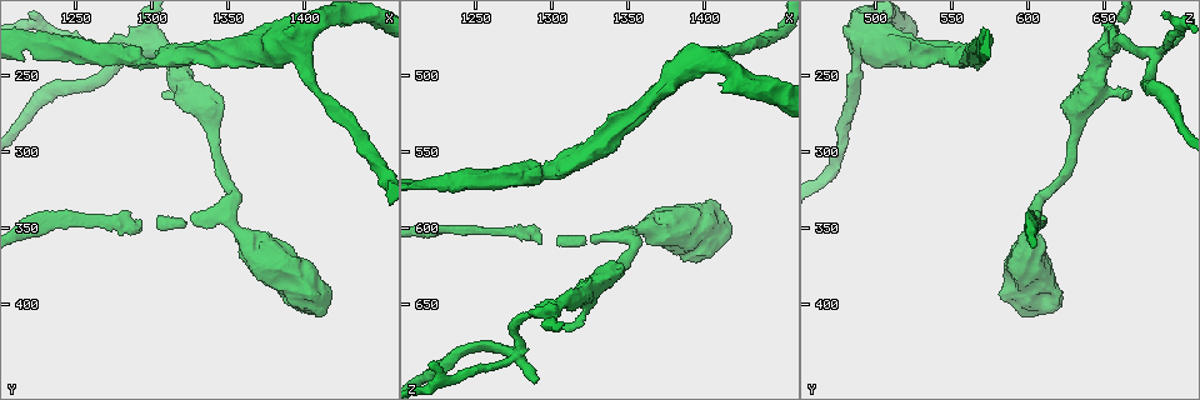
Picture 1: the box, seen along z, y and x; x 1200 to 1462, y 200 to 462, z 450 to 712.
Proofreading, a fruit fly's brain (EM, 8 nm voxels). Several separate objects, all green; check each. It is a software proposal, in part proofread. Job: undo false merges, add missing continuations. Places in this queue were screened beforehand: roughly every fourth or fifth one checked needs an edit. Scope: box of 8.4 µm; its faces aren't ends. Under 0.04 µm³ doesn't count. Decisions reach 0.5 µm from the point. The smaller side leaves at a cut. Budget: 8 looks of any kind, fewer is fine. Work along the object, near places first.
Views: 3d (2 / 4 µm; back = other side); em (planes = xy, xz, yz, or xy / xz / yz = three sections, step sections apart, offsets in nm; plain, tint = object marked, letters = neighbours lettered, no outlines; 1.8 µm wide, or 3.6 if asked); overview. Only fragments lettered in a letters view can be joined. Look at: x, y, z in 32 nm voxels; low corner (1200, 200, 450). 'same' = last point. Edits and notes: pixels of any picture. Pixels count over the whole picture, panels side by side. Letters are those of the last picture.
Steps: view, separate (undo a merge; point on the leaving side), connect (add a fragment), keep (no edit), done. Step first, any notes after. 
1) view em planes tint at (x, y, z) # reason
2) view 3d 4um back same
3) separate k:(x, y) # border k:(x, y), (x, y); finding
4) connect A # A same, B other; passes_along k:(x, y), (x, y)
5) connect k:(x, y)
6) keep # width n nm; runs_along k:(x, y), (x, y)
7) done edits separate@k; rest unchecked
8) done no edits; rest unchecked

view em xy step 16 tint at (1366, 218, 516) # thick end

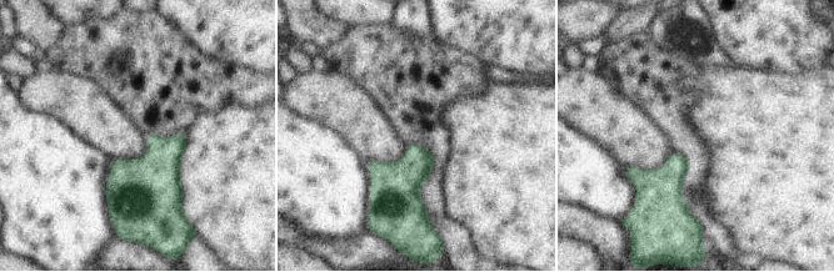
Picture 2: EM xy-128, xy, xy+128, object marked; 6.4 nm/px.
view em planes letters same # another direction

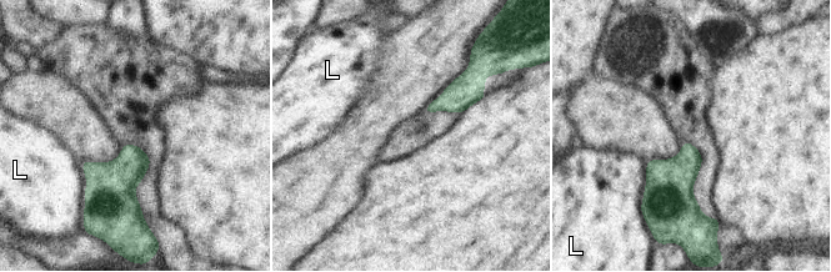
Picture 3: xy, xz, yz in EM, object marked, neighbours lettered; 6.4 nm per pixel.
keep # L other; no lettered fragment goes on from it

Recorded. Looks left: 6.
view 3d 2um at (1280, 238, 680) # arms part here

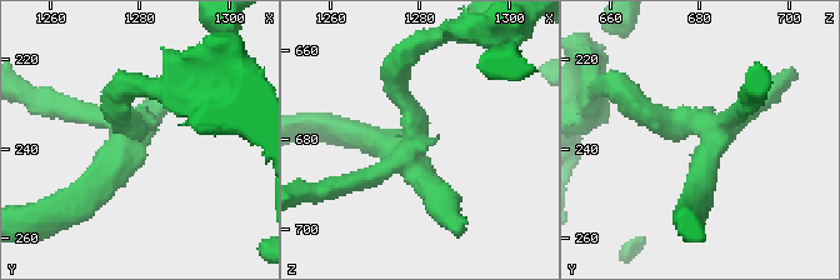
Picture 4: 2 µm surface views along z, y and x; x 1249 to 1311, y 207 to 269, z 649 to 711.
view em 3.6um planes tint at (1278, 237, 680) # shape alone is not enough

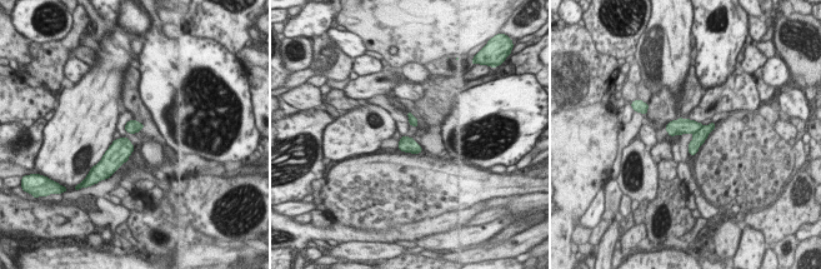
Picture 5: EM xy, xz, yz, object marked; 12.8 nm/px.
view em 3.6um planes letters same

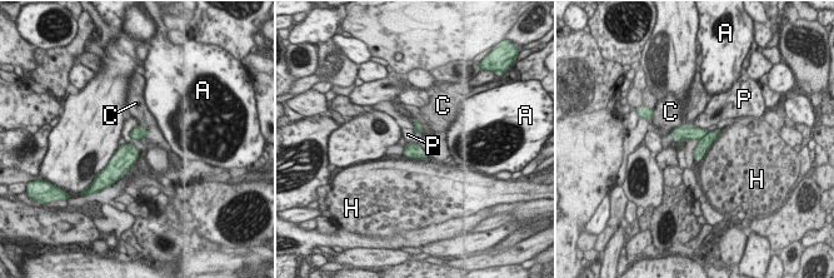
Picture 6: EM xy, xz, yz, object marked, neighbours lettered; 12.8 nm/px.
separate 6:(704, 144) # width 180 nm; A other, C other, H other, P other; border 6:(708, 133), (699, 140); two neurons meet here

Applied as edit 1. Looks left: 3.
view em xz step 8 letters at (1292, 344, 610) # branch stops here

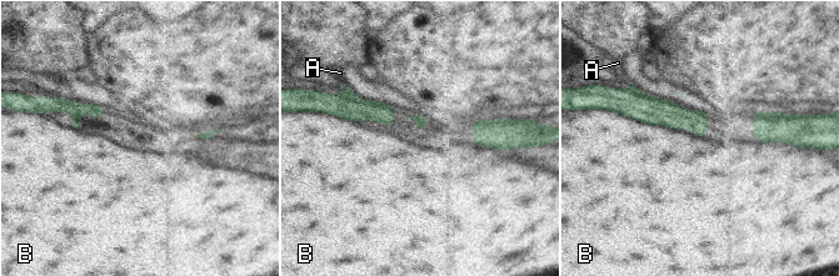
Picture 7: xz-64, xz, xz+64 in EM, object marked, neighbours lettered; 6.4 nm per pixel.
keep # A other, B other; border 7:(619, 113), (697, 136), (708, 131); none of them fits

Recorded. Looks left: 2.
done edits separate@6; rest unchecked

